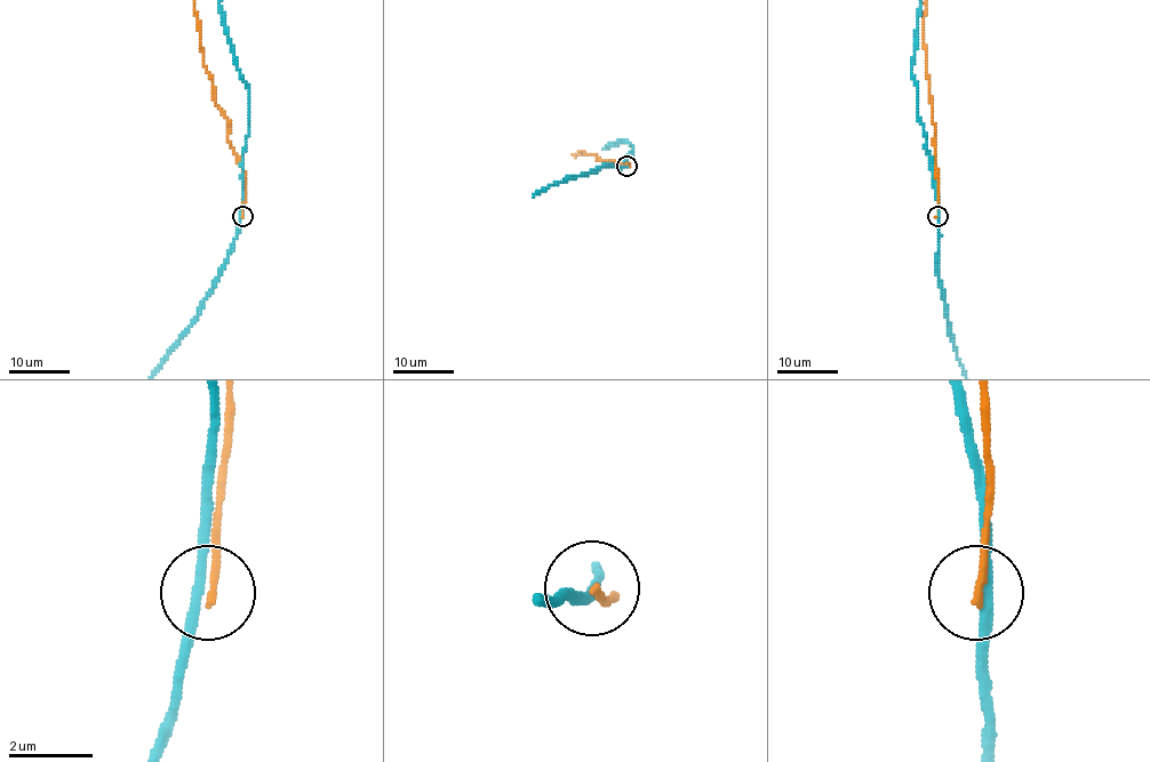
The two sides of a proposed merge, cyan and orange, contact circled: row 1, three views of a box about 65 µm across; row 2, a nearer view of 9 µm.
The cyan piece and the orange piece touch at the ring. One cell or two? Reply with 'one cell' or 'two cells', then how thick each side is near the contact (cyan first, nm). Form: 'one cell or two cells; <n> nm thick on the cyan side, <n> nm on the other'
two cells; 240 nm thick on the cyan side, 180 nm on the other

